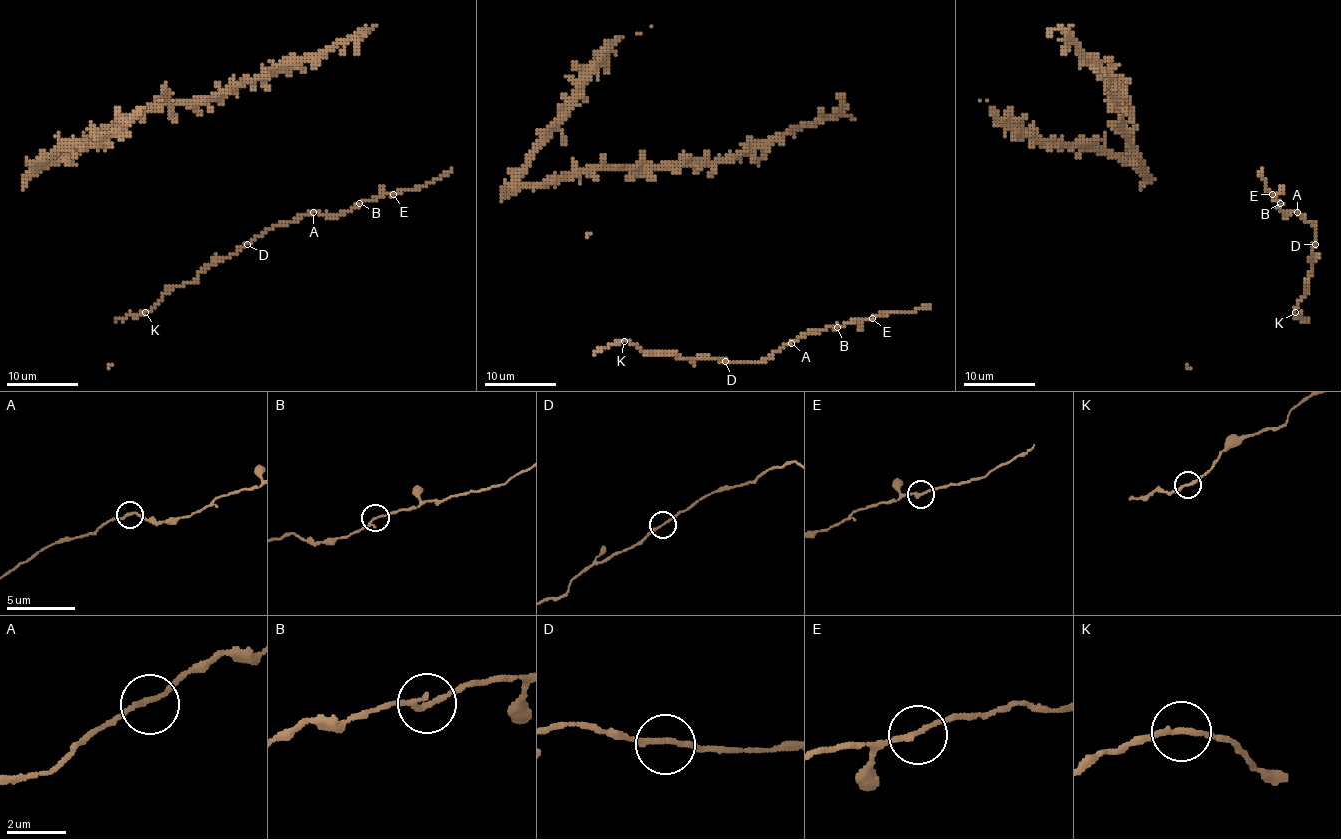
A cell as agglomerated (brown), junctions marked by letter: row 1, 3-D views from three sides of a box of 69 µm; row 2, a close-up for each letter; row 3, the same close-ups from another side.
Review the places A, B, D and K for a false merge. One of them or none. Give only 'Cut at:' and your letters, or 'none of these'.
Cut at: B

